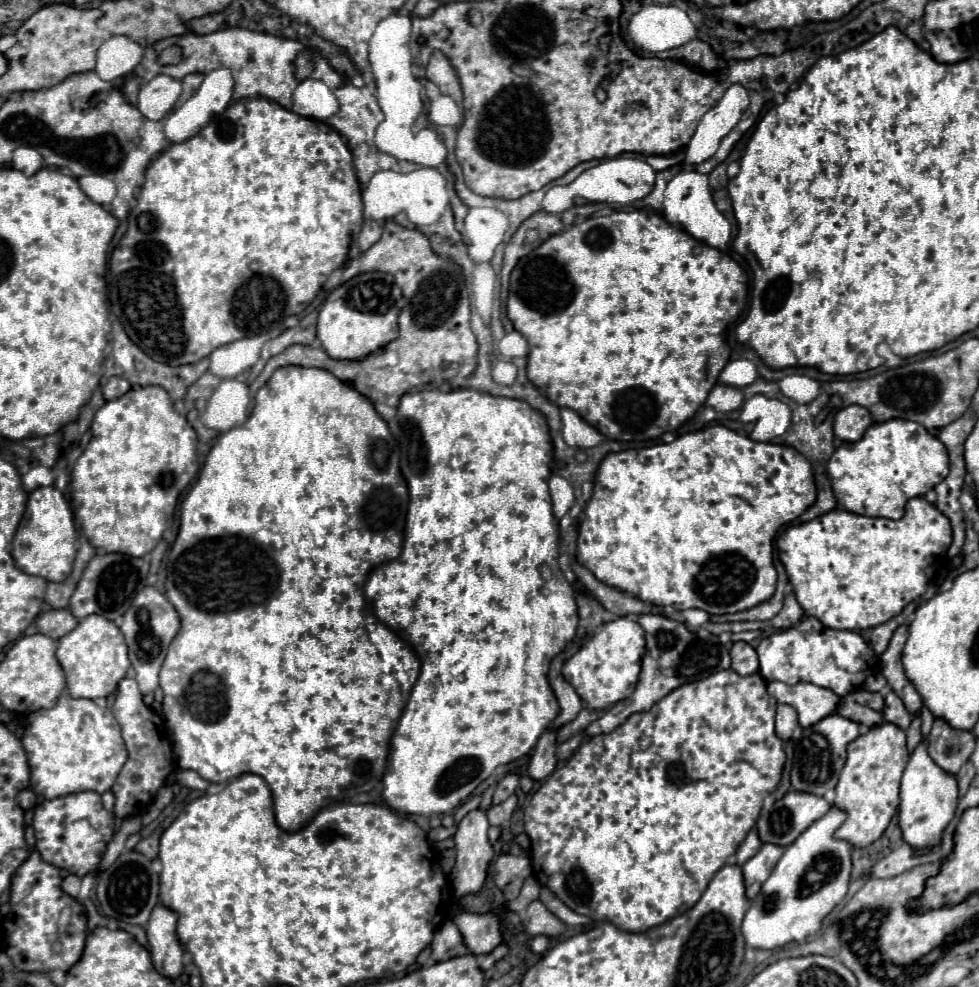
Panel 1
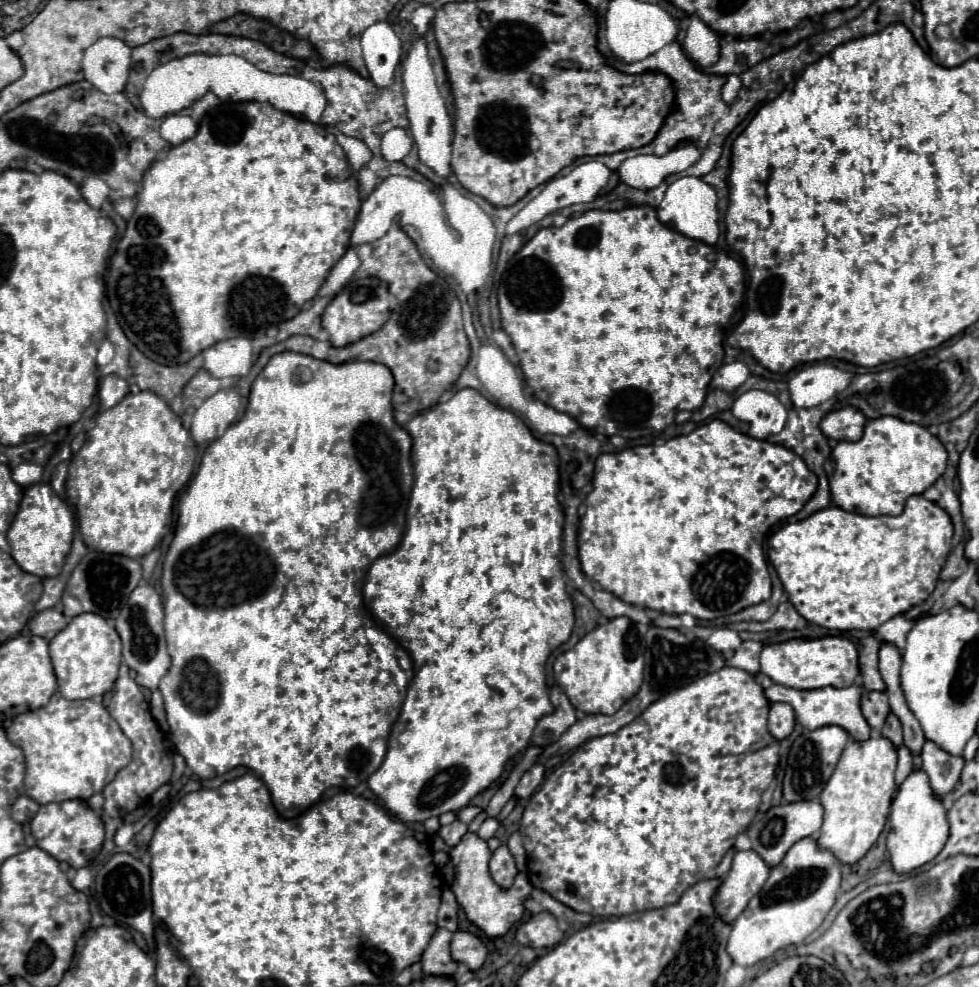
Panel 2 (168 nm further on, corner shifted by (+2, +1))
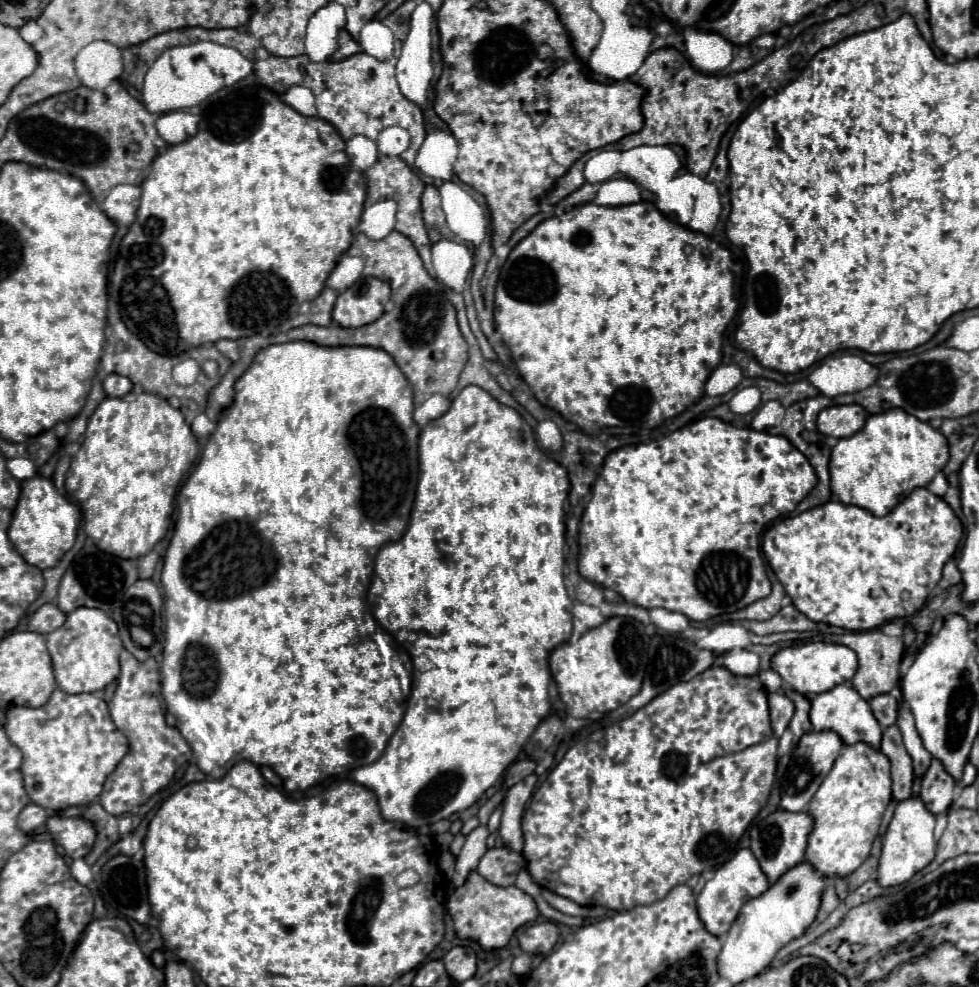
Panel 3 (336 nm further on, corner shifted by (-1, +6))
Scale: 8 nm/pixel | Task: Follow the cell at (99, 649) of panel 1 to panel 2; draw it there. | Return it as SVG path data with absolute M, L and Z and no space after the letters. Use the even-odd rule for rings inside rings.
M78 614L50 640L50 658L58 680L58 690L66 700L82 700L108 692L118 676L122 662L122 642L114 626L98 614Z

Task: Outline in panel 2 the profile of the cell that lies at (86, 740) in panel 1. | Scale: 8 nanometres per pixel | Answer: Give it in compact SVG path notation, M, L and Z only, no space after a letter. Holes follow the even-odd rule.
M54 692L48 706L18 714L6 730L10 742L22 748L26 758L26 796L38 804L88 800L114 780L114 774L132 758L130 740L98 700L66 700Z

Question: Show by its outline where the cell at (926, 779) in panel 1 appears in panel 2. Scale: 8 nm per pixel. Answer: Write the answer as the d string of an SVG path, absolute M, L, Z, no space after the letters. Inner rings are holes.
M924 770L912 772L904 784L898 788L898 794L890 810L890 832L886 836L886 850L890 864L896 874L908 874L926 862L934 860L948 838L948 818L940 800L934 798Z

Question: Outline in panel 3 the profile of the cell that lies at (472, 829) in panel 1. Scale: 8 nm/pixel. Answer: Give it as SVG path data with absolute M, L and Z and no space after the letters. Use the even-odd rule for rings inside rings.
M471 871L467 881L455 889L455 893L447 901L447 911L453 917L455 931L461 939L475 939L481 943L483 949L499 949L505 947L511 939L511 935L525 923L531 923L537 919L539 911L531 895L511 887L497 887L489 881L485 881L477 871Z

